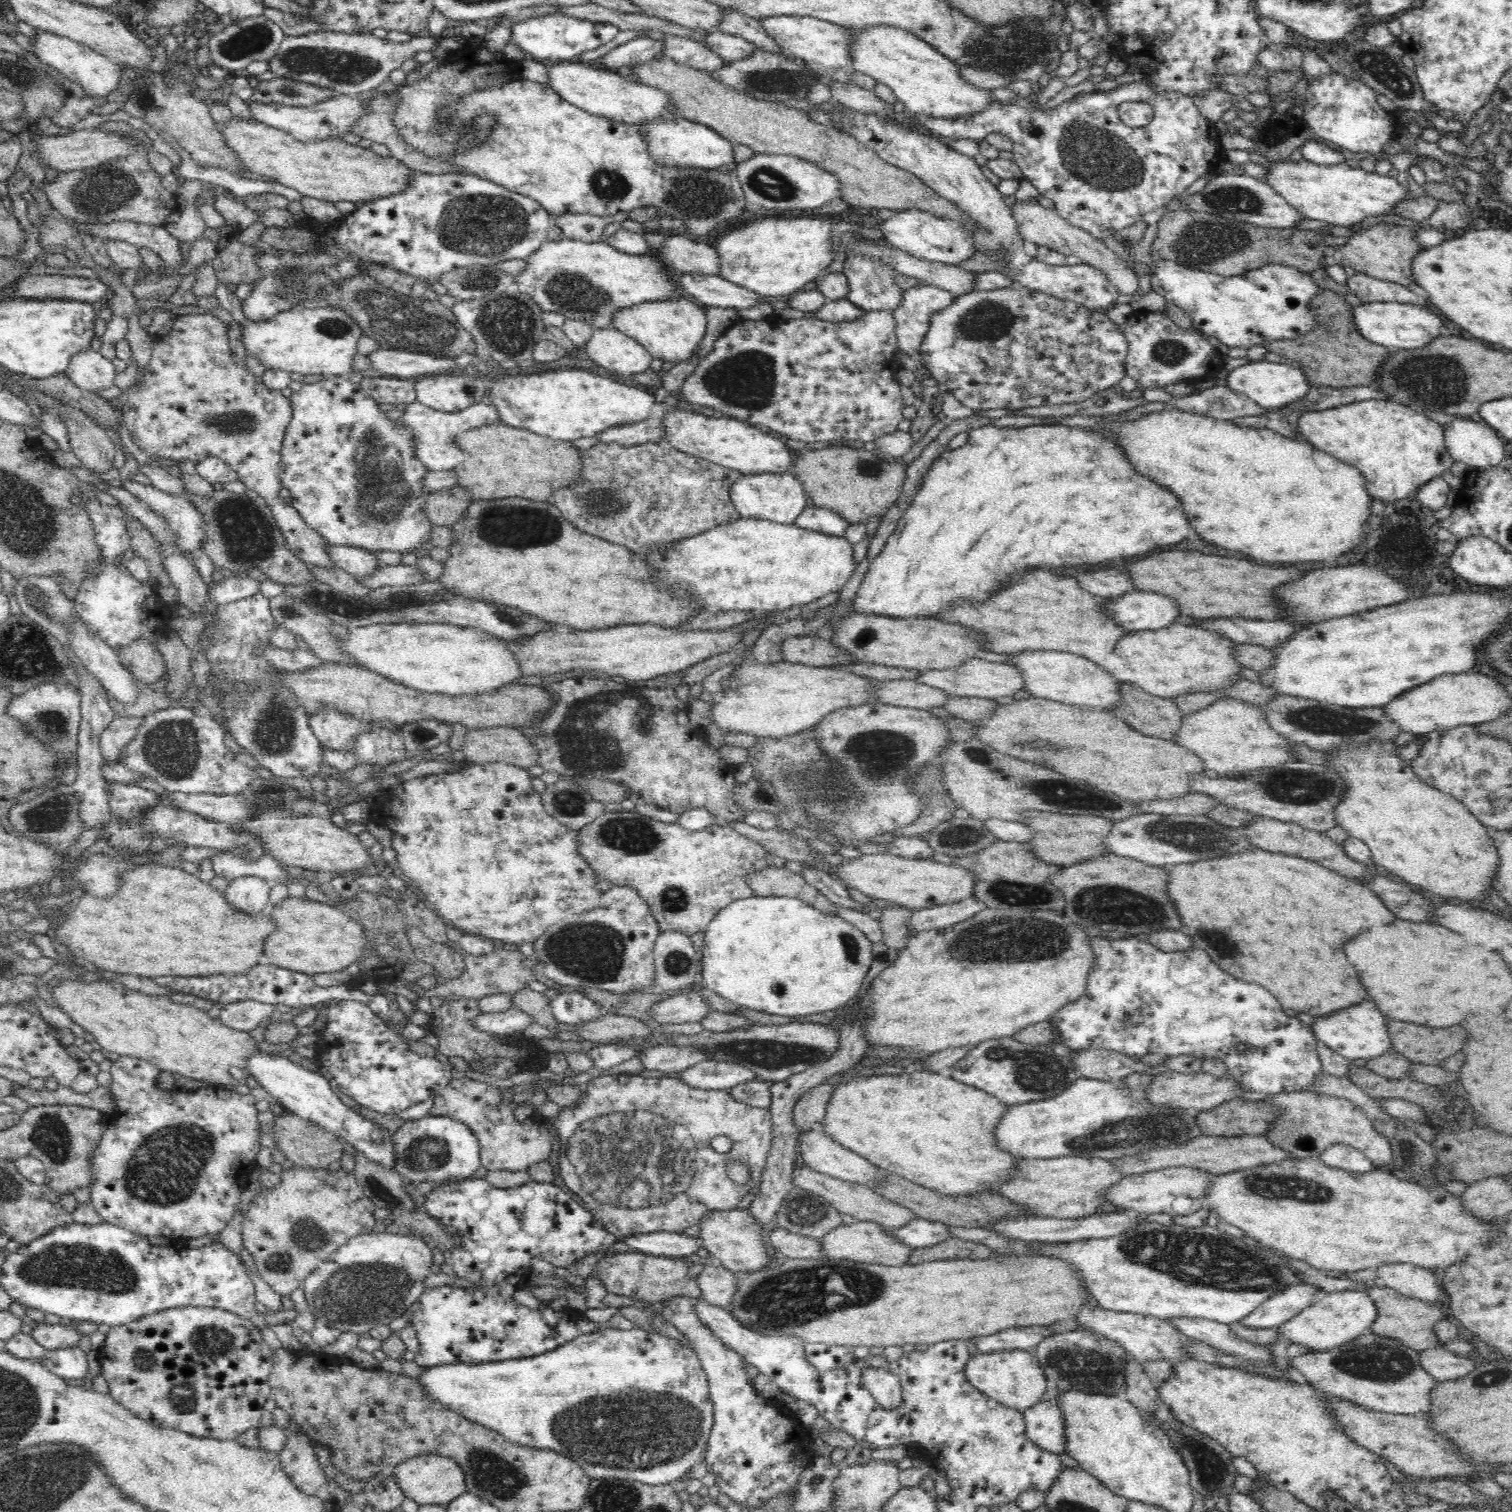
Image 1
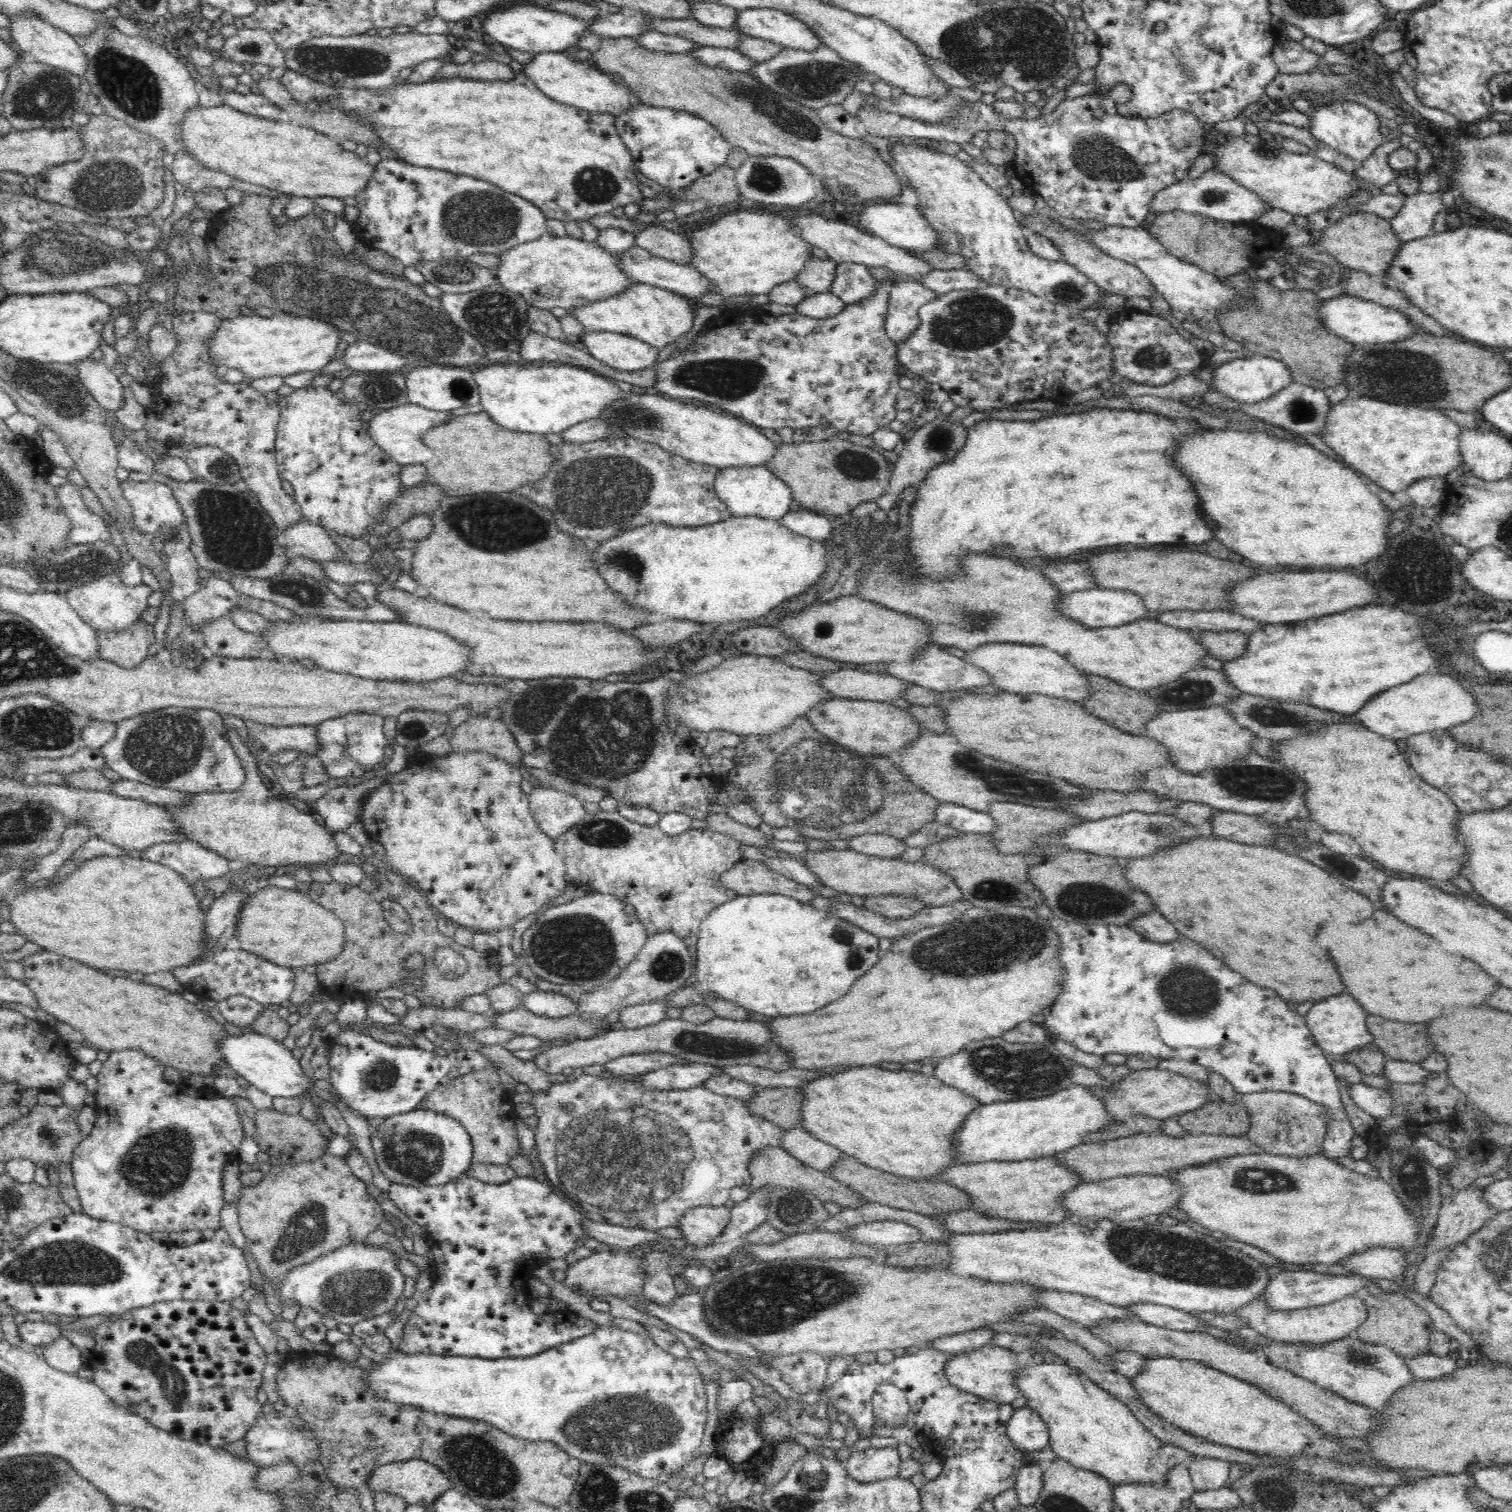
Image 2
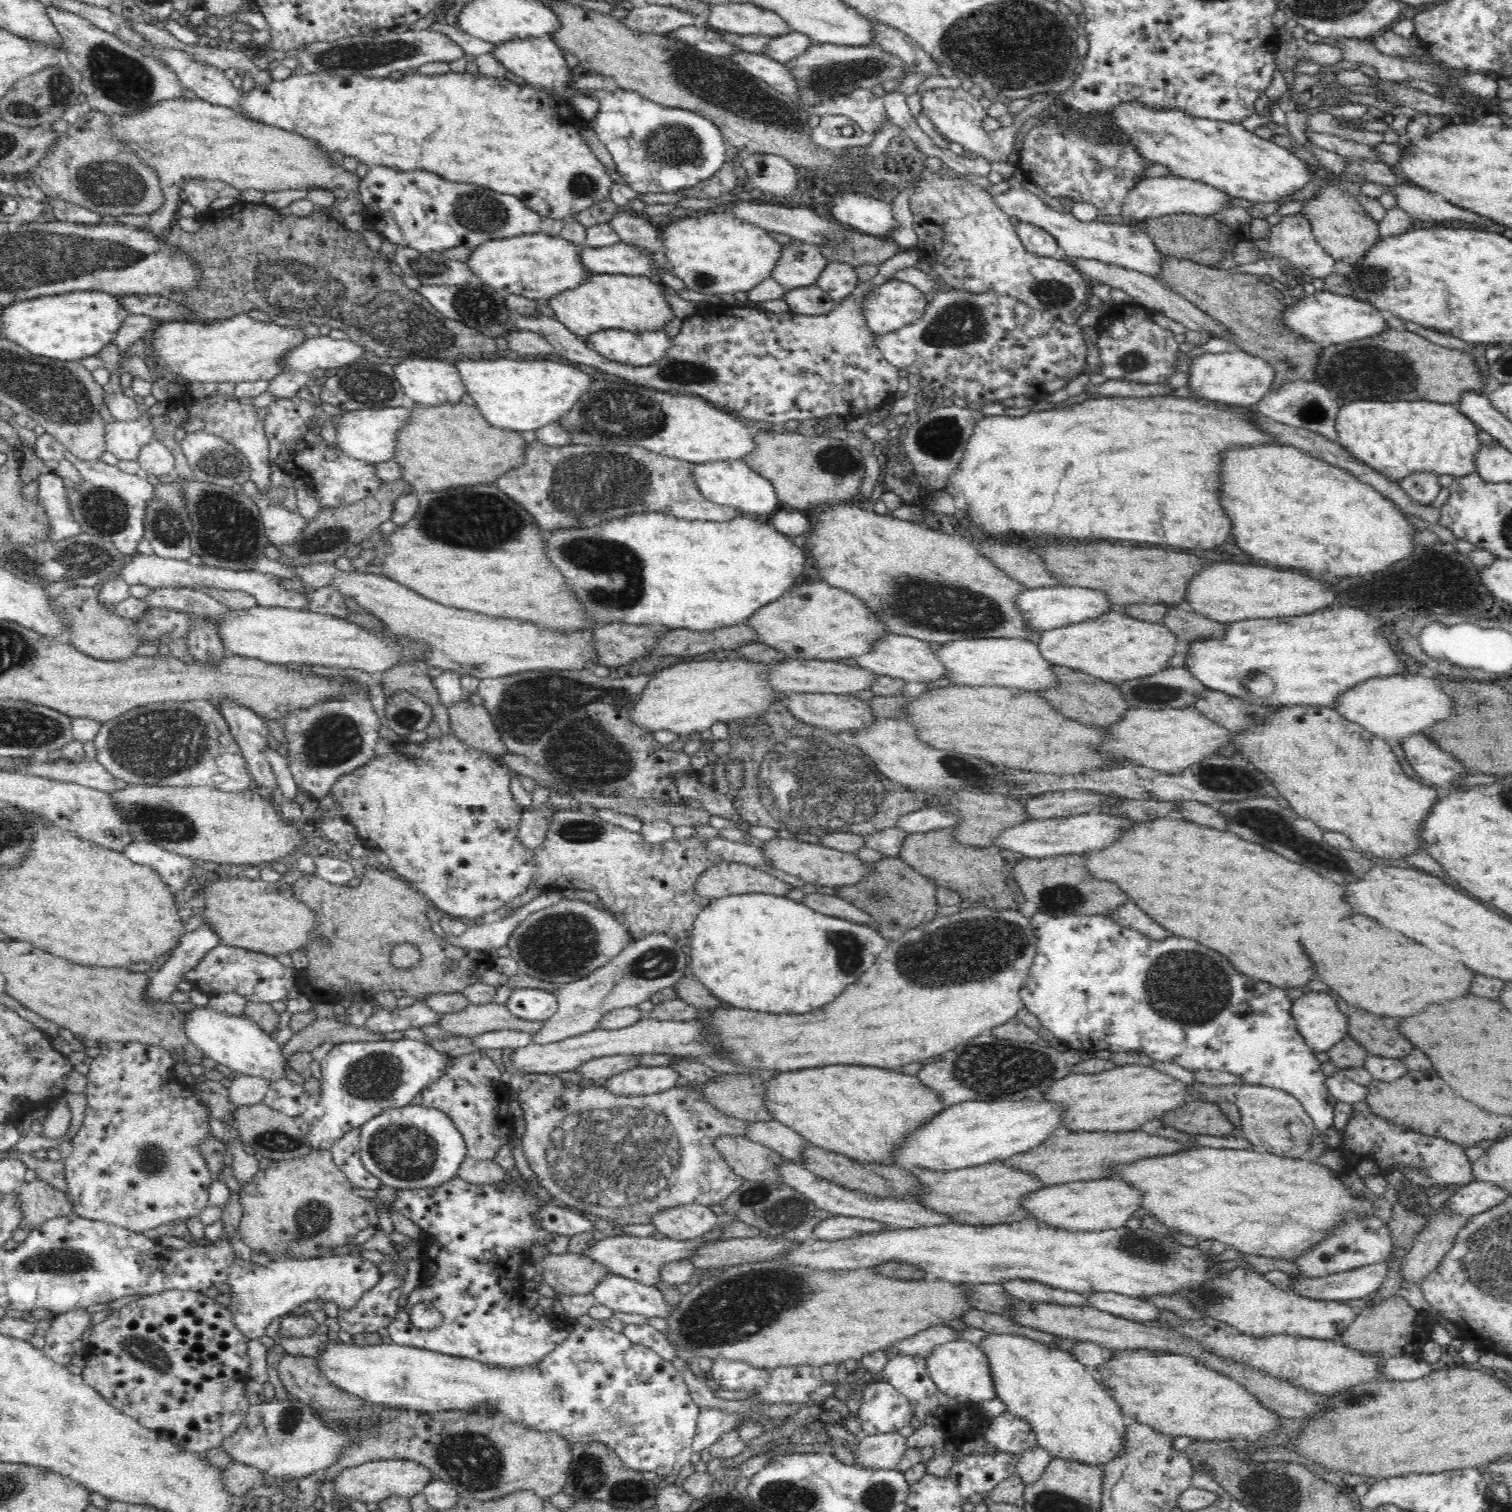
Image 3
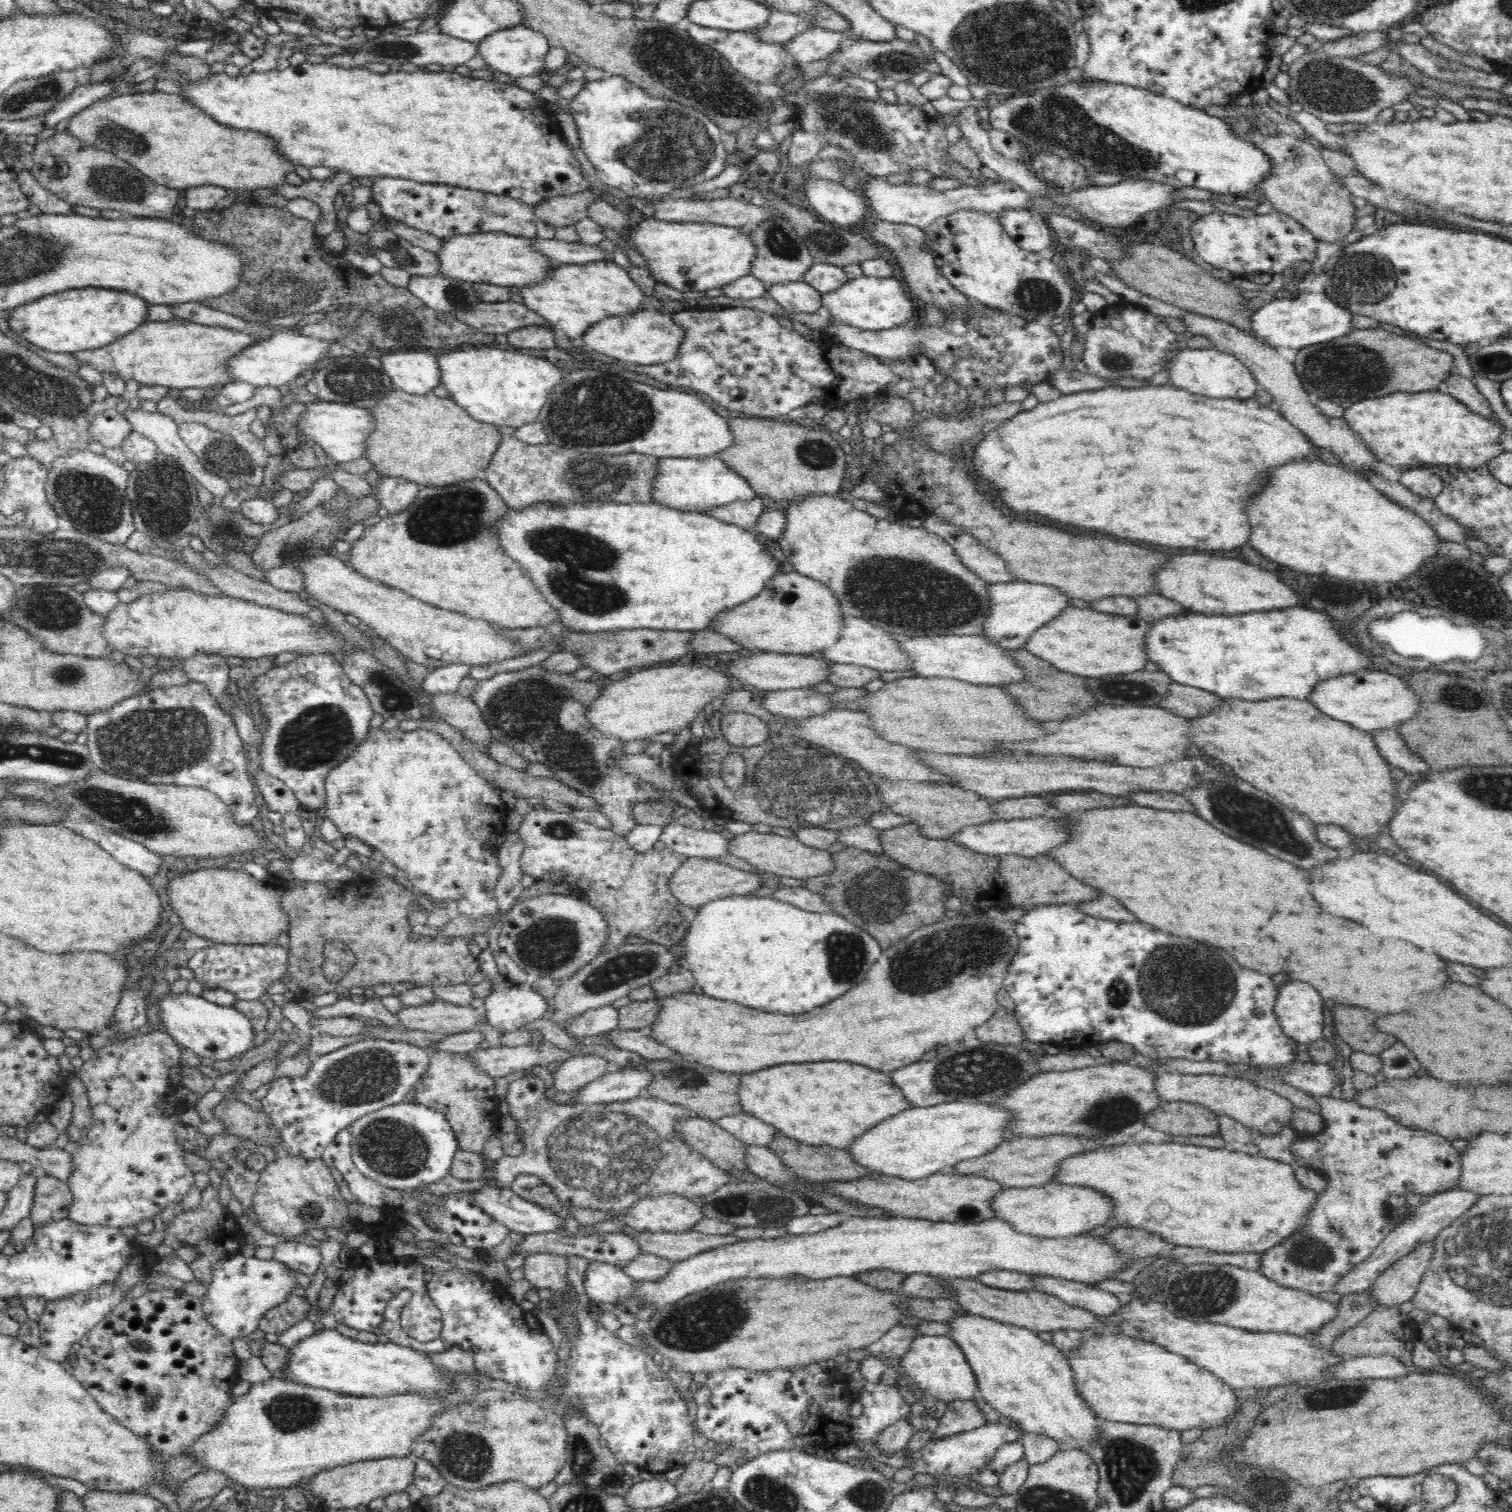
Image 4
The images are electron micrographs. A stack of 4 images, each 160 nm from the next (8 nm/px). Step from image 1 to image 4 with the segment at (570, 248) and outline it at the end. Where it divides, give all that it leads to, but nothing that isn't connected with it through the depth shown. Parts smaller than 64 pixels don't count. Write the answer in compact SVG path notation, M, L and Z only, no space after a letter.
M476 233L442 239L444 248L438 252L442 261L442 276L465 280L471 283L532 288L544 284L554 276L560 263L538 248L537 240L522 235L506 233Z

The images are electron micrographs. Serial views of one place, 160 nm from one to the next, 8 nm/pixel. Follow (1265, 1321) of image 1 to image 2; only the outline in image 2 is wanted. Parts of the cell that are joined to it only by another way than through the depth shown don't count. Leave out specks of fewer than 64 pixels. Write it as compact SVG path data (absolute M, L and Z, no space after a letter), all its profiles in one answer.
M1282 1271L1270 1281L1264 1291L1263 1301L1267 1312L1292 1312L1304 1308L1318 1307L1330 1304L1334 1300L1352 1293L1364 1293L1367 1286L1372 1284L1367 1277L1351 1273L1346 1275L1328 1275L1313 1271Z

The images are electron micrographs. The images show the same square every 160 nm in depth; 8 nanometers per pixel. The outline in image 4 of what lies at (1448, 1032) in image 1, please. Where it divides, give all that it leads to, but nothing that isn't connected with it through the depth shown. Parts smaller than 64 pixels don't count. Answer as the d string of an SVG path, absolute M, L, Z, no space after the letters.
M1338 1006L1332 1022L1335 1034L1356 1051L1380 1055L1398 1042L1394 1036L1380 1032L1376 1028L1378 1016L1364 1008Z

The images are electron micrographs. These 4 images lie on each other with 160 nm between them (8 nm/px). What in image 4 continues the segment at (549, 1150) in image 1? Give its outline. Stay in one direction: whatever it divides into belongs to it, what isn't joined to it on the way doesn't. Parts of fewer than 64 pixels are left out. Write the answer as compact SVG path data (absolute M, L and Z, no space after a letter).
M432 1050L430 1070L414 1088L415 1101L428 1108L441 1112L452 1125L459 1148L470 1152L482 1153L485 1145L500 1134L498 1122L502 1112L498 1110L502 1100L496 1096L496 1079L486 1069L477 1064L474 1056L468 1053L448 1050Z

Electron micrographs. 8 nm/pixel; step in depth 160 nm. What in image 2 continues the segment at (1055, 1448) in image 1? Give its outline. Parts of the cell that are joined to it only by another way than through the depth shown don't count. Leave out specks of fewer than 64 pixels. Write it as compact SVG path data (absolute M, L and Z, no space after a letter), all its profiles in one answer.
M1030 1406L1018 1408L1009 1424L1009 1437L1023 1451L1050 1446L1050 1429L1042 1416Z

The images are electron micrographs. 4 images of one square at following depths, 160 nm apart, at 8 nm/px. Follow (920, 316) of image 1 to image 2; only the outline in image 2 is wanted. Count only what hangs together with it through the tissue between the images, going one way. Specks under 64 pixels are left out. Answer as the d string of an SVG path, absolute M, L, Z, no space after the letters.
M898 279L890 287L886 330L895 343L902 343L918 330L919 310L936 300L938 293L914 280Z

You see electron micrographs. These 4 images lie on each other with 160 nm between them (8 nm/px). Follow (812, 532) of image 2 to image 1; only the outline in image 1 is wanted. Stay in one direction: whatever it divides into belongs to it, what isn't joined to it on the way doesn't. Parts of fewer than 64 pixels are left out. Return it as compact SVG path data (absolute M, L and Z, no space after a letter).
M810 504L796 520L795 525L808 530L824 532L832 536L844 537L851 523L839 516L837 512L816 504Z

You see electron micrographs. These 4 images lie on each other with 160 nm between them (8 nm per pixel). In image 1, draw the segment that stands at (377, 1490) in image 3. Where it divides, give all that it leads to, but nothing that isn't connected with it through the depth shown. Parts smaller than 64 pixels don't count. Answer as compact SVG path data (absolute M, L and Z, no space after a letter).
M437 1454L420 1455L390 1469L405 1497L421 1505L448 1505L458 1496L468 1493L466 1472L454 1457Z

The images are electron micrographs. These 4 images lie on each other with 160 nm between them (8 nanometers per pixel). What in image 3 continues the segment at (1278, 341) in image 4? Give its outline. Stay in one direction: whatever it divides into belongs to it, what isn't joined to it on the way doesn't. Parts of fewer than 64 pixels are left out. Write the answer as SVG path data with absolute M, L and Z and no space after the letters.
M1328 290L1316 291L1313 295L1297 299L1286 312L1285 322L1298 333L1318 342L1346 344L1354 340L1381 335L1390 328L1388 320L1380 314L1376 305L1358 300L1354 296L1343 296Z

